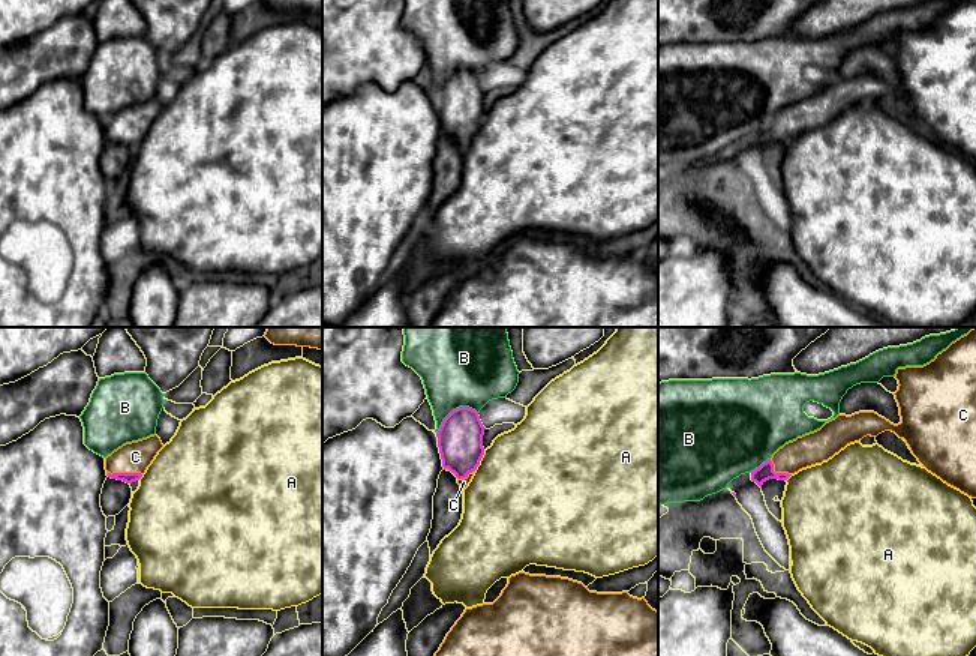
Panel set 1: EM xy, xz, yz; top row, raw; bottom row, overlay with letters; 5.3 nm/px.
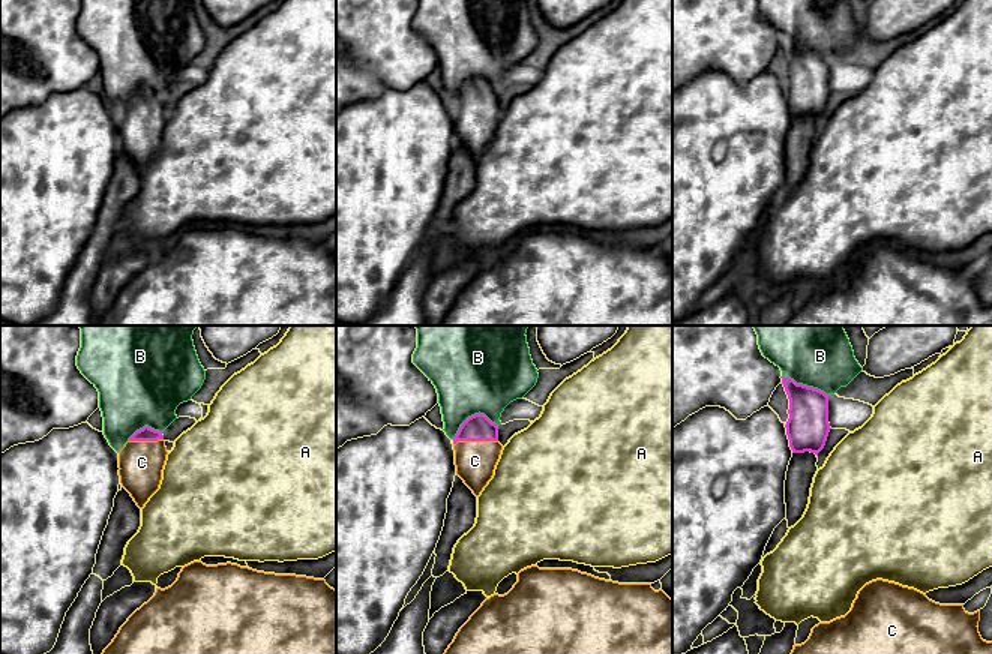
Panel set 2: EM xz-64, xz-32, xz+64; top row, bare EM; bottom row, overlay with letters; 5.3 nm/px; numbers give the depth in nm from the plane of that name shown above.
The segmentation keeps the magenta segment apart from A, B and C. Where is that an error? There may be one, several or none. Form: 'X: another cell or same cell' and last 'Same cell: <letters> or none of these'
A: another cell
B: another cell
C: same cell
Same cell: C

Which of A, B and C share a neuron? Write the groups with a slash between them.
A / B / C

